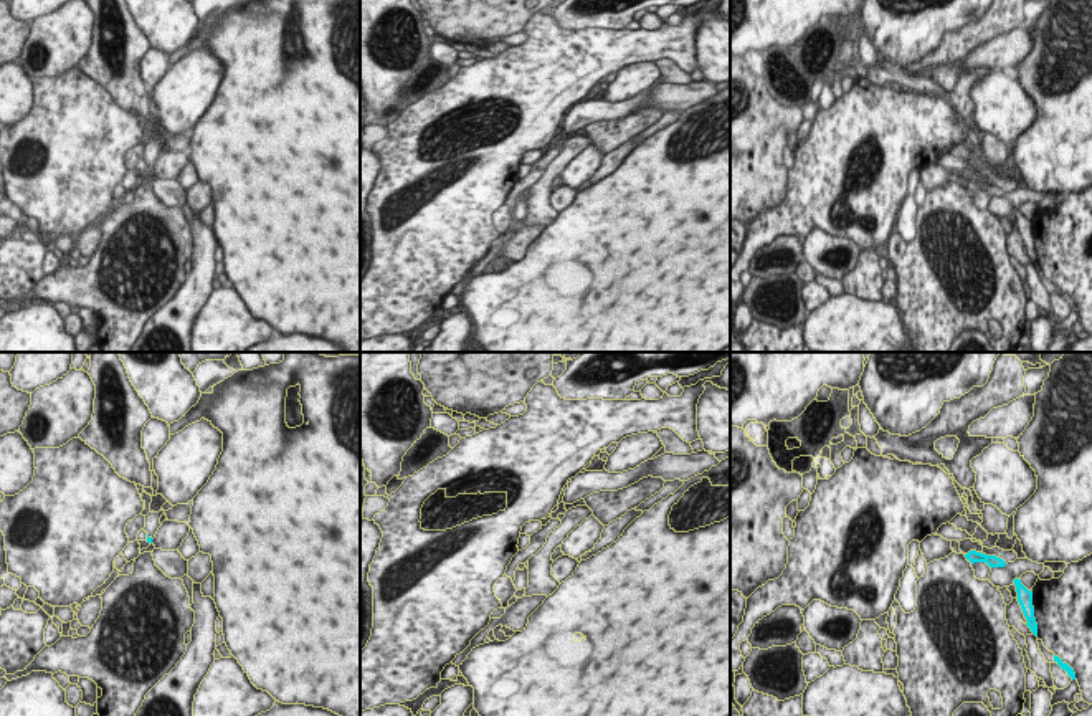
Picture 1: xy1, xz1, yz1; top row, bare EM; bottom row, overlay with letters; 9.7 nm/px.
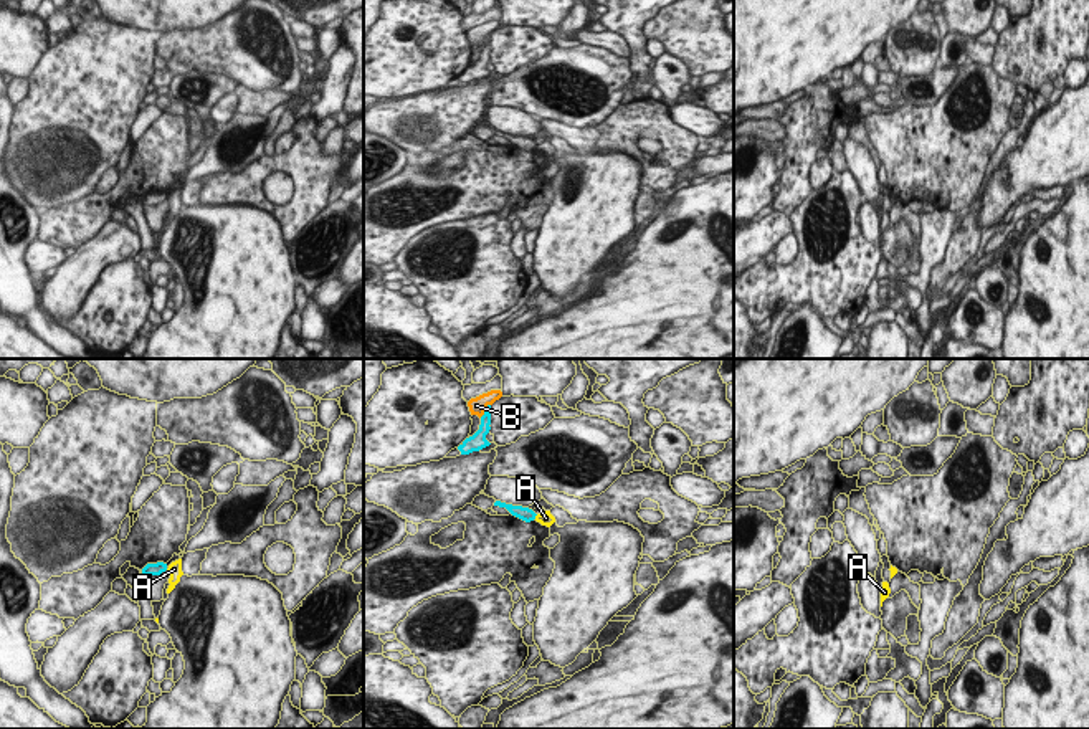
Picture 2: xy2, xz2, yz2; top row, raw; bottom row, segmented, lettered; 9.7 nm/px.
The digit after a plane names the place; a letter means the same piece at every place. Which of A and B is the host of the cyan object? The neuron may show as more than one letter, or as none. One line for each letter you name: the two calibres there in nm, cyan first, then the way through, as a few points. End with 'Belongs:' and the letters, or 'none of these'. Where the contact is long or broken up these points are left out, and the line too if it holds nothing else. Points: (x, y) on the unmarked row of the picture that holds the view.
Belongs: none of these

